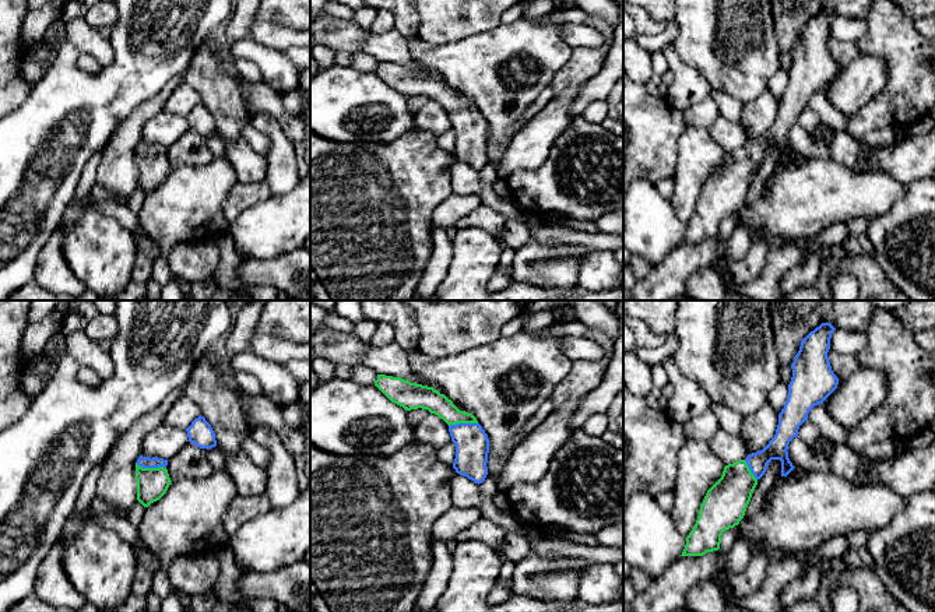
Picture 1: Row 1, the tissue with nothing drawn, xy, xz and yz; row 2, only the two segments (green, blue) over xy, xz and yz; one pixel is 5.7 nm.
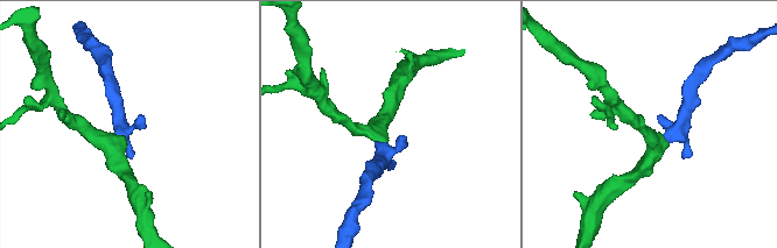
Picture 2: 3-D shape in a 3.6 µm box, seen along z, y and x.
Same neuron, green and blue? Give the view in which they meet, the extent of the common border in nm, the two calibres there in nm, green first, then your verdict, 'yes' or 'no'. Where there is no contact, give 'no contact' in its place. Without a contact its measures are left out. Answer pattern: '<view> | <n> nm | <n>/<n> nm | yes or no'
xy | 180 nm | 180/60 nm | yes

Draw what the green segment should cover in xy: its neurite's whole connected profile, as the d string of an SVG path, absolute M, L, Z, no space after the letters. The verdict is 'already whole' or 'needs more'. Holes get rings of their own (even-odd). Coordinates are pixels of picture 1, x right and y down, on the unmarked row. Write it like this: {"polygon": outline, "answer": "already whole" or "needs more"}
{"polygon": "M140 143L136 150L137 187L148 194L159 187L171 172L168 147Z", "answer": "needs more"}

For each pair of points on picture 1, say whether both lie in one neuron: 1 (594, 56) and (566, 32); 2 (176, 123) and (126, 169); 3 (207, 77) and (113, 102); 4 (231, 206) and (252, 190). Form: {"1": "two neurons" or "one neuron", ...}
{"1": "two neurons", "2": "two neurons", "3": "two neurons", "4": "one neuron"}

